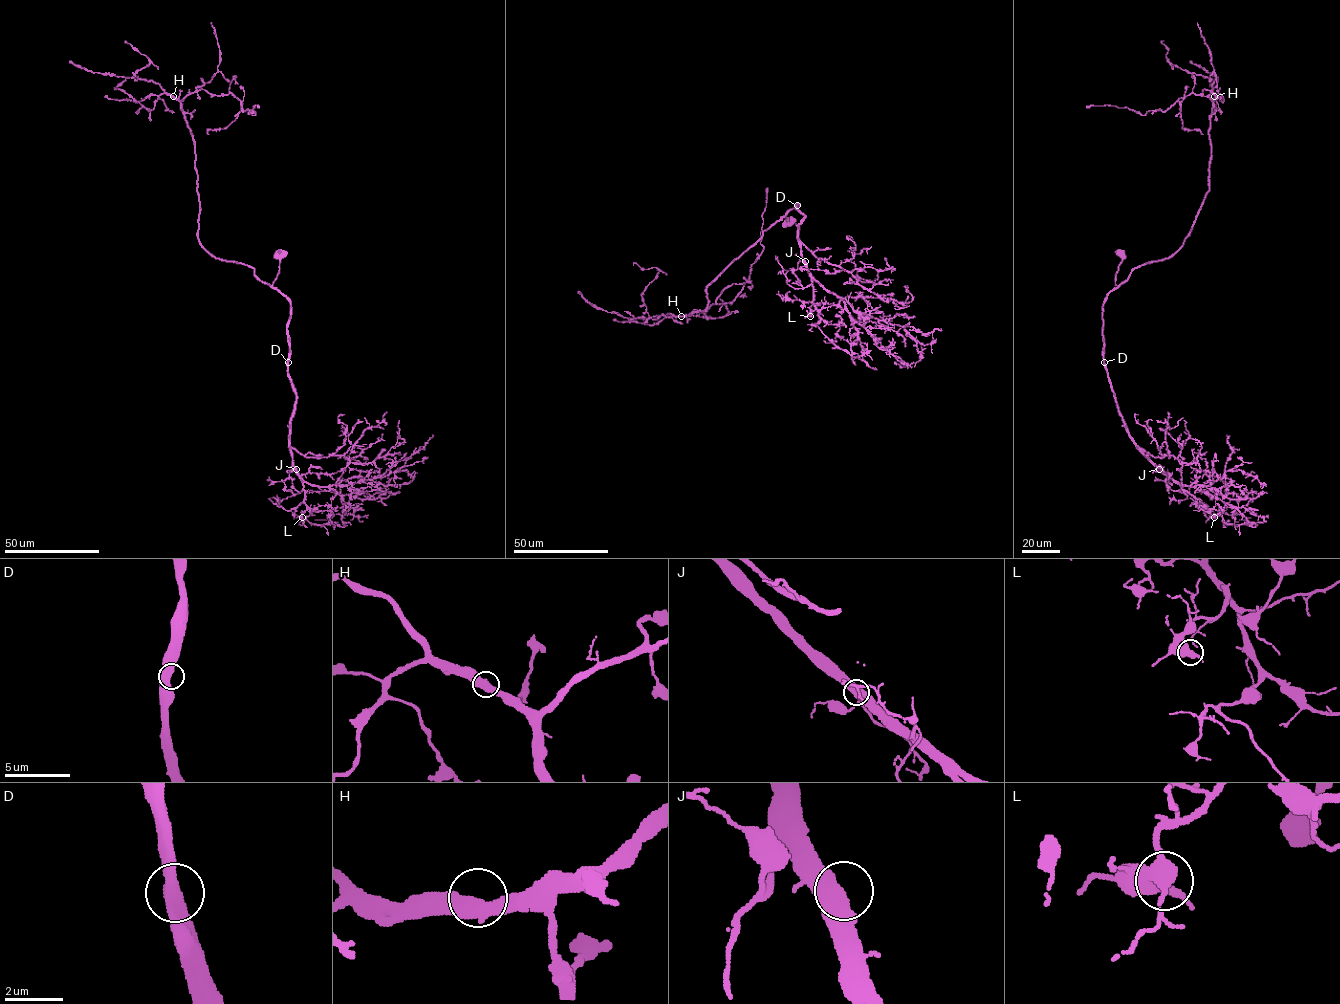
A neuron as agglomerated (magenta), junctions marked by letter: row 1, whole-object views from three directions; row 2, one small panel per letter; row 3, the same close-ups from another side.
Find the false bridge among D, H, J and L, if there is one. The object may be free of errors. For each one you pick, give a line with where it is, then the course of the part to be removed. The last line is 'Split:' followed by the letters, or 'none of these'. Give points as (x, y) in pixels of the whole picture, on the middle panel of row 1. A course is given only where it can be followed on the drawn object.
Split: none of these

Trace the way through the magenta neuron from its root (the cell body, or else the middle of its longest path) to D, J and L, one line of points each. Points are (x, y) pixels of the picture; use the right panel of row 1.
D: (1121, 252), (1123, 259), (1116, 274), (1115, 284), (1118, 287), (1108, 294), (1103, 307), (1104, 362)
J: (1121, 252), (1123, 259), (1116, 274), (1118, 287), (1108, 294), (1103, 307), (1104, 366), (1129, 437), (1159, 469)
L: (1121, 252), (1118, 287), (1108, 294), (1102, 313), (1104, 366), (1118, 414), (1134, 443), (1214, 517)

